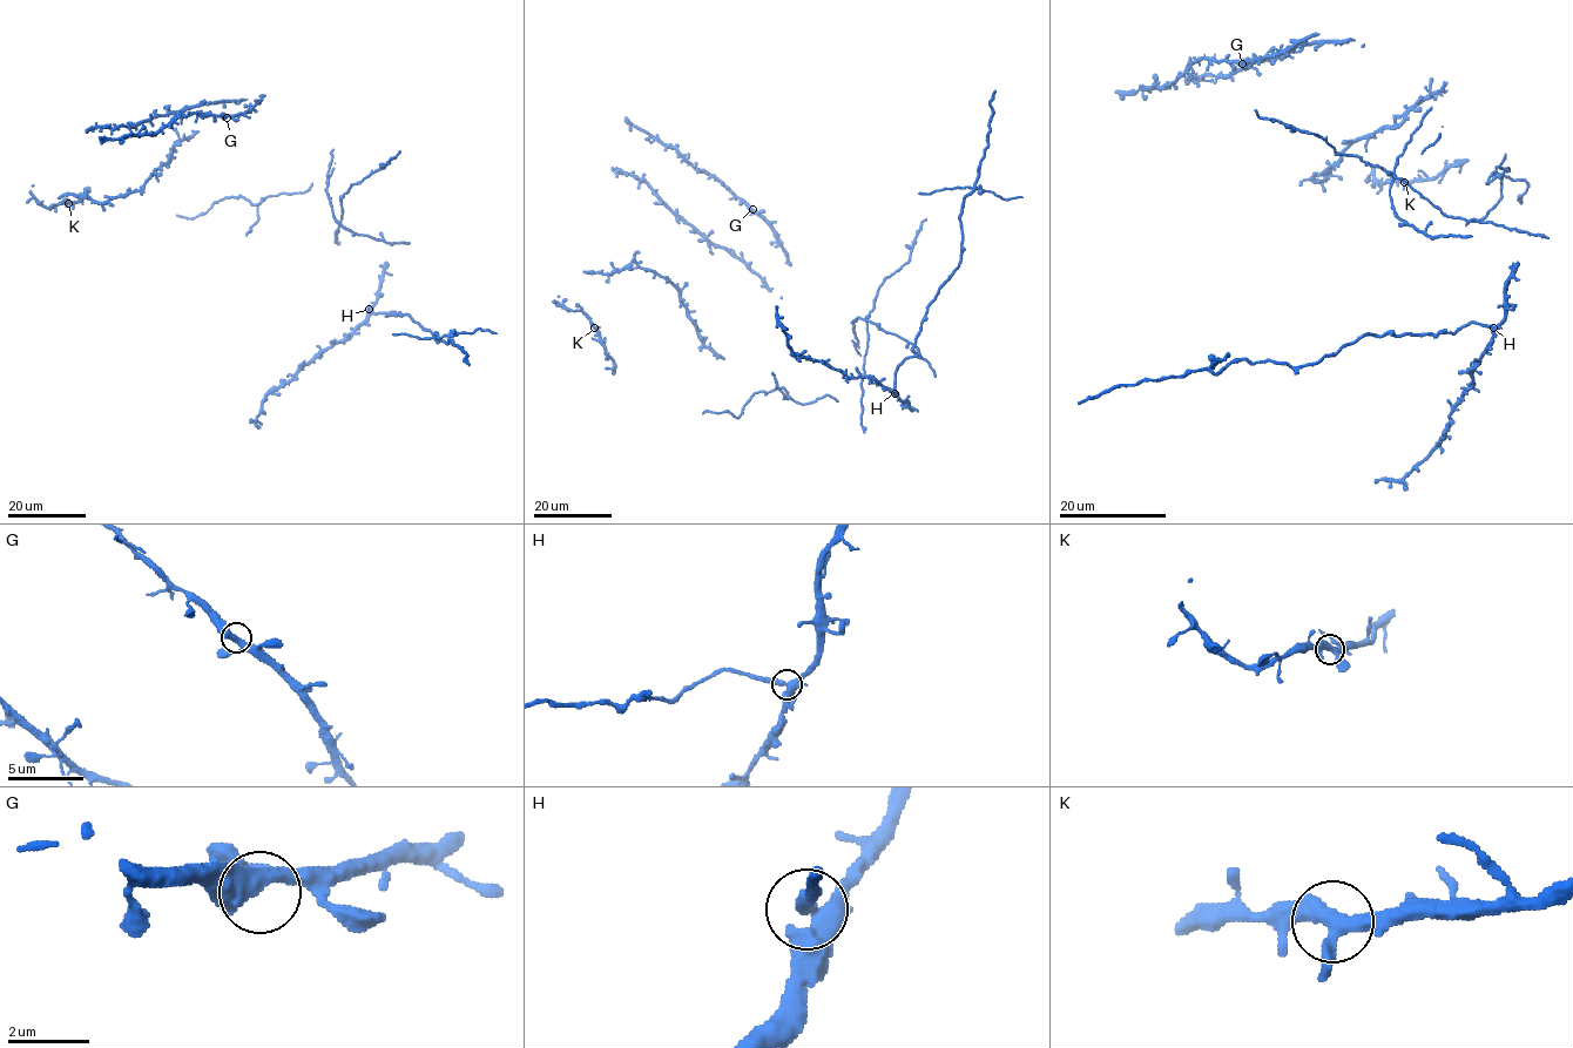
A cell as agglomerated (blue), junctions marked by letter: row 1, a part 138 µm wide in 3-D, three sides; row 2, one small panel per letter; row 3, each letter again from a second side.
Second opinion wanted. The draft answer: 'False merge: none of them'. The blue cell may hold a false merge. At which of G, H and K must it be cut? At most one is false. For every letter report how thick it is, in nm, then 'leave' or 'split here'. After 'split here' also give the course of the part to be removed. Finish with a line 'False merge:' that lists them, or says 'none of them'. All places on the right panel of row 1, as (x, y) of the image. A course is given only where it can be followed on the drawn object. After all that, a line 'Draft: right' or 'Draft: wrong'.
G: calibre 400 nm; leave
H: calibre 400 nm; split here; course (1494, 328), (1469, 322), (1453, 333), (1366, 335), (1317, 363), (1239, 359), (1214, 373), (1119, 384), (1079, 404)
K: calibre 360 nm; leave
False merge: H
Draft: wrong

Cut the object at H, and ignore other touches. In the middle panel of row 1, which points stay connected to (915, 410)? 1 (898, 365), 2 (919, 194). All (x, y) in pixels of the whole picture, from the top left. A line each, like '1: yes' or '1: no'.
1: no
2: no

